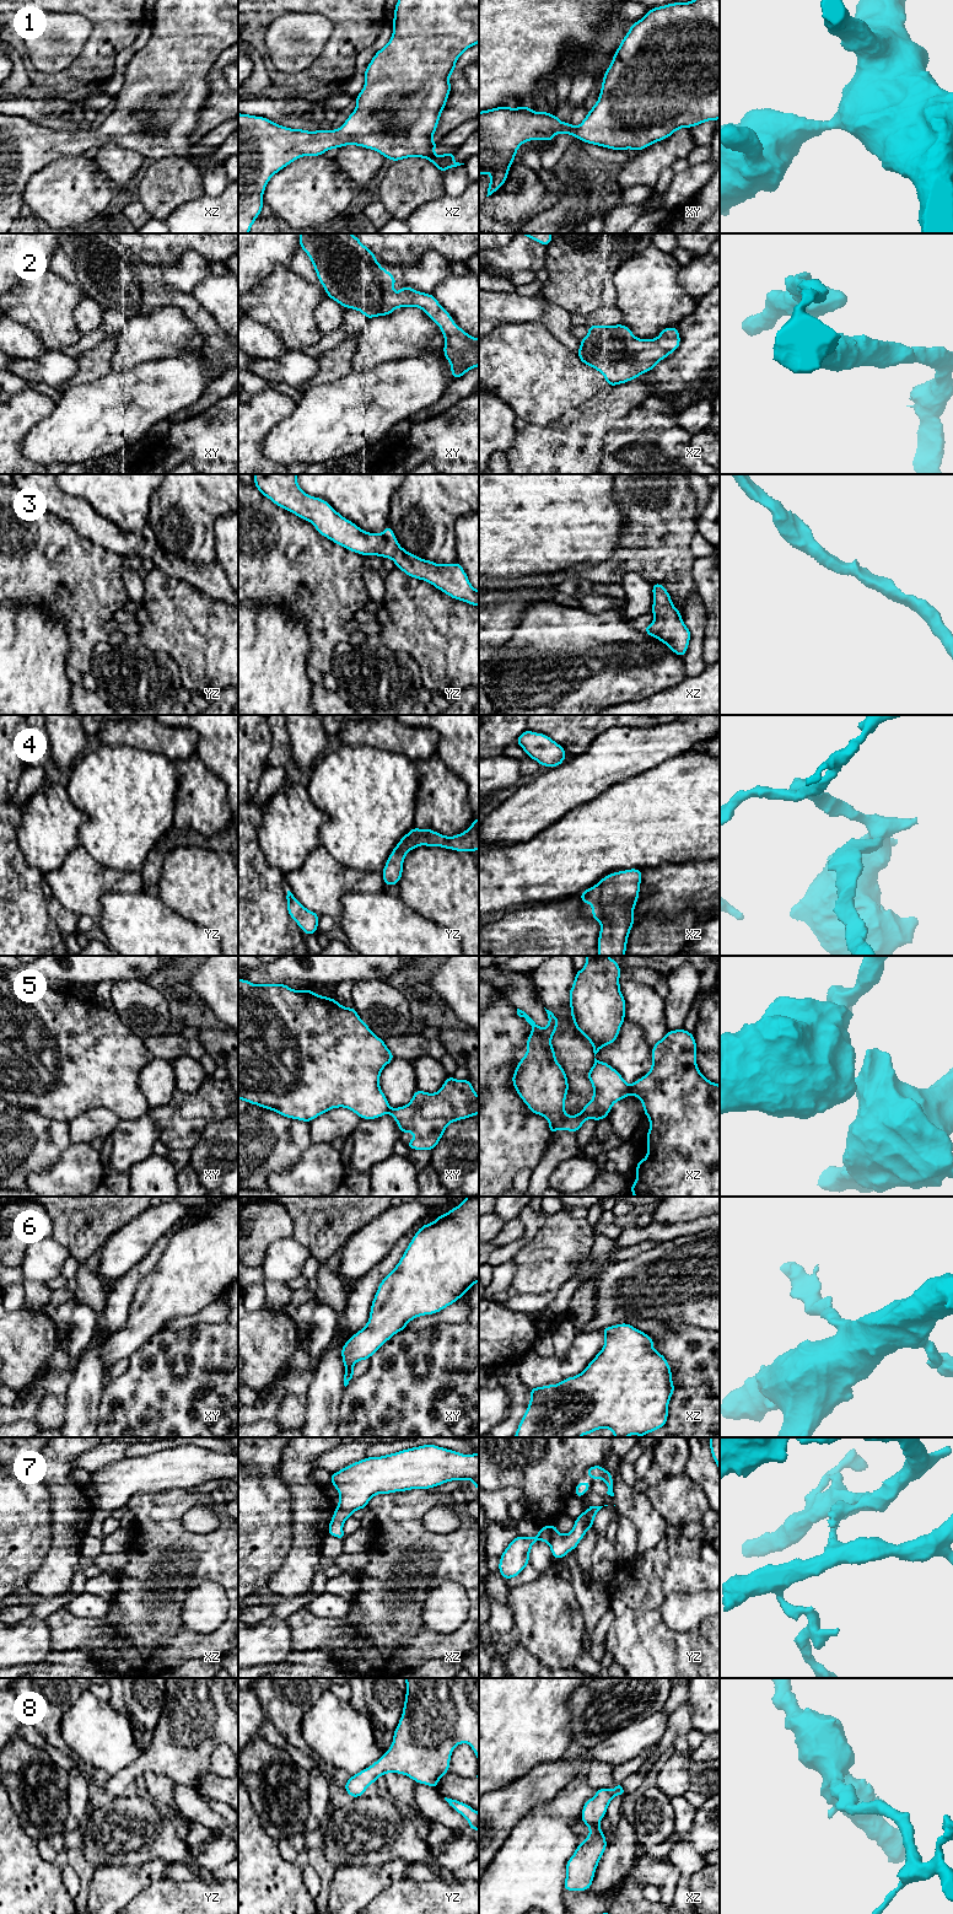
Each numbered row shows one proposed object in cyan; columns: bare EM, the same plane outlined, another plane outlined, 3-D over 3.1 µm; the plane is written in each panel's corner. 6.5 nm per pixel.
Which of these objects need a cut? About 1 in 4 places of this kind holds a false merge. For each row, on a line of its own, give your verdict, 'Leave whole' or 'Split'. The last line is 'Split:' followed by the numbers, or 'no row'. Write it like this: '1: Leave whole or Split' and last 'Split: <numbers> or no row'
1: Leave whole
2: Leave whole
3: Leave whole
4: Leave whole
5: Split
6: Leave whole
7: Split
8: Leave whole
Split: 5, 7

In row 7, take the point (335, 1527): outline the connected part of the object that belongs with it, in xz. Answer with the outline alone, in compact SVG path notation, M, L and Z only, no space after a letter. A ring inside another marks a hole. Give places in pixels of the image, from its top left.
M335 1509L330 1523L328 1526L328 1534L340 1538L341 1541L345 1539L345 1534L343 1531L344 1522L351 1517L350 1512Z

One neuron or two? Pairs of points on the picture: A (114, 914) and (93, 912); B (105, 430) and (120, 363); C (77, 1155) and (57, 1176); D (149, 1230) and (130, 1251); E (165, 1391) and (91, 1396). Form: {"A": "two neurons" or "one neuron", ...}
{"A": "two neurons", "B": "two neurons", "C": "one neuron", "D": "one neuron", "E": "two neurons"}

